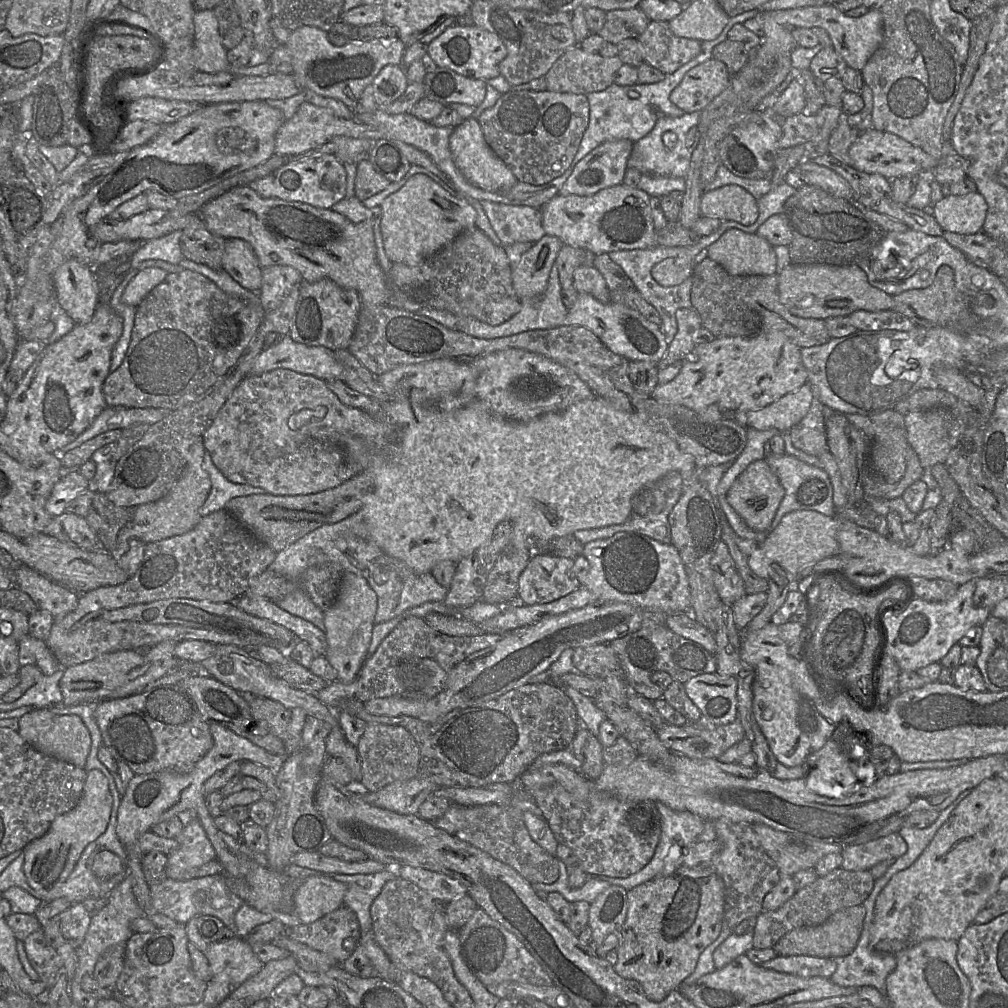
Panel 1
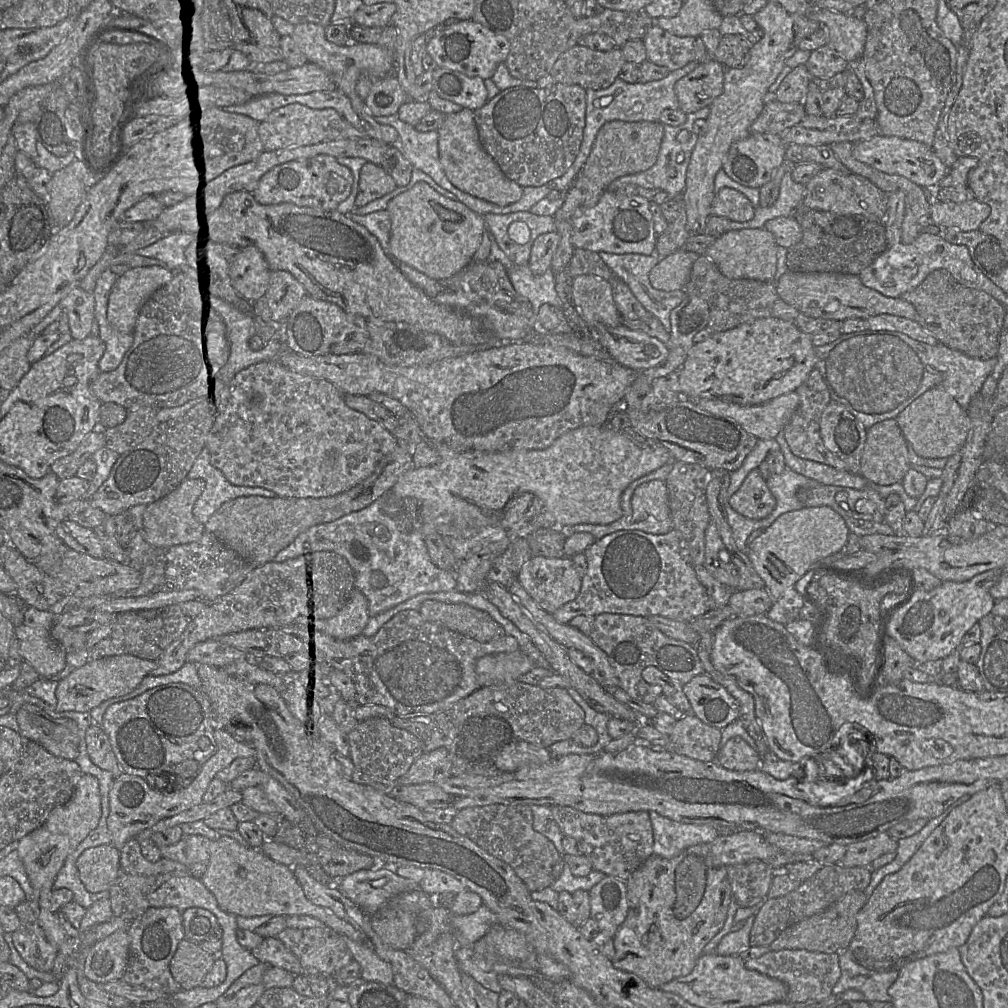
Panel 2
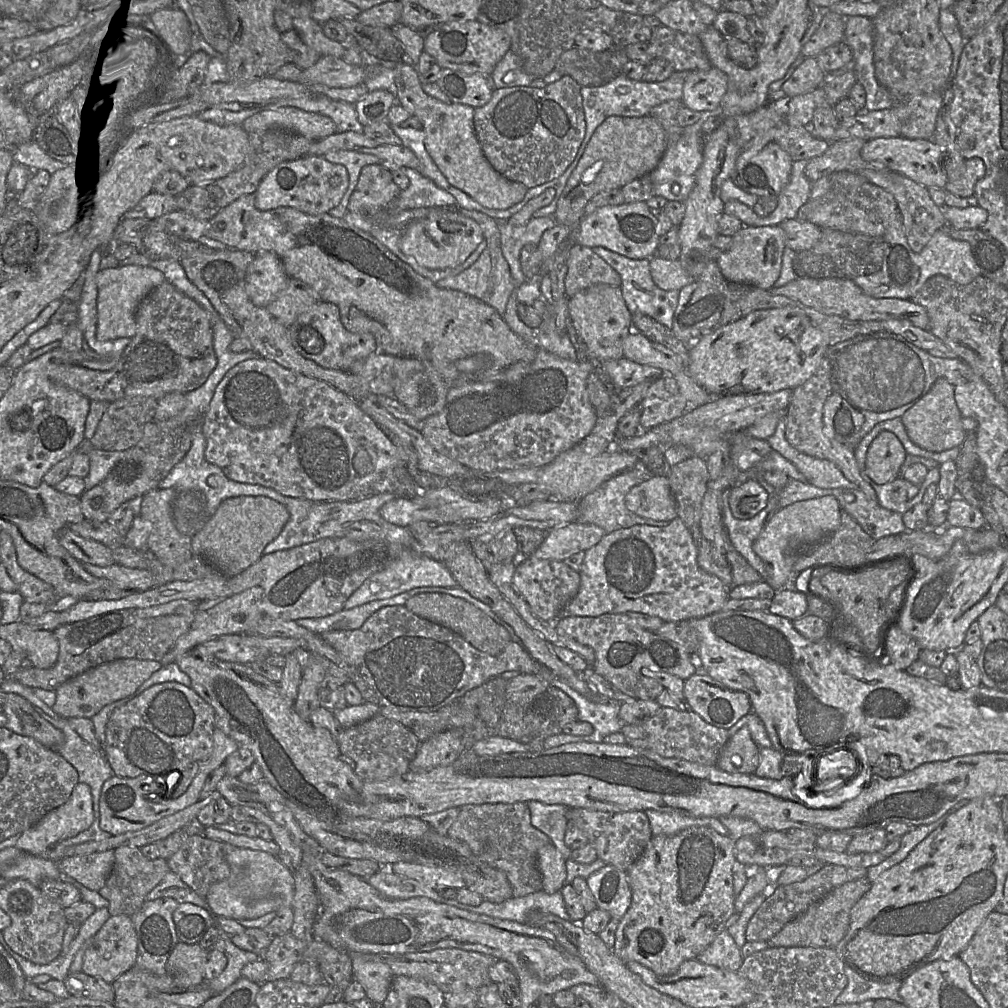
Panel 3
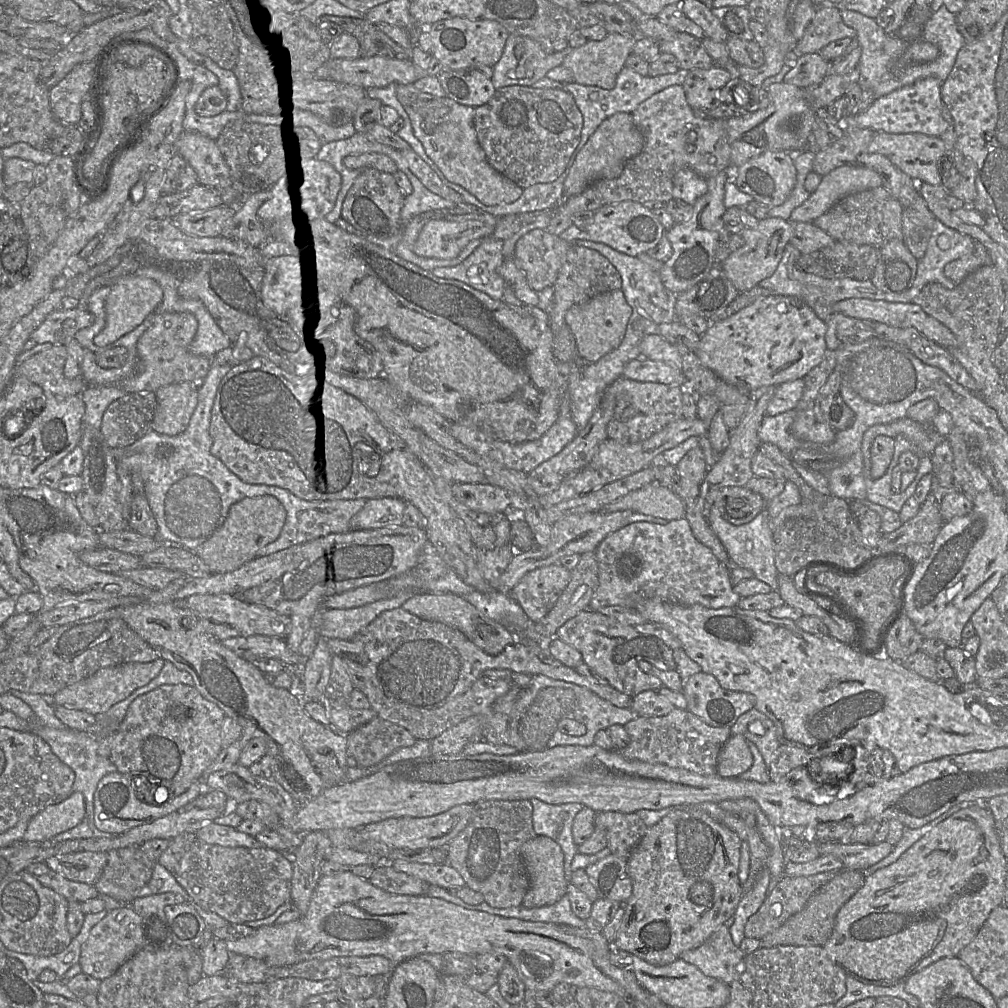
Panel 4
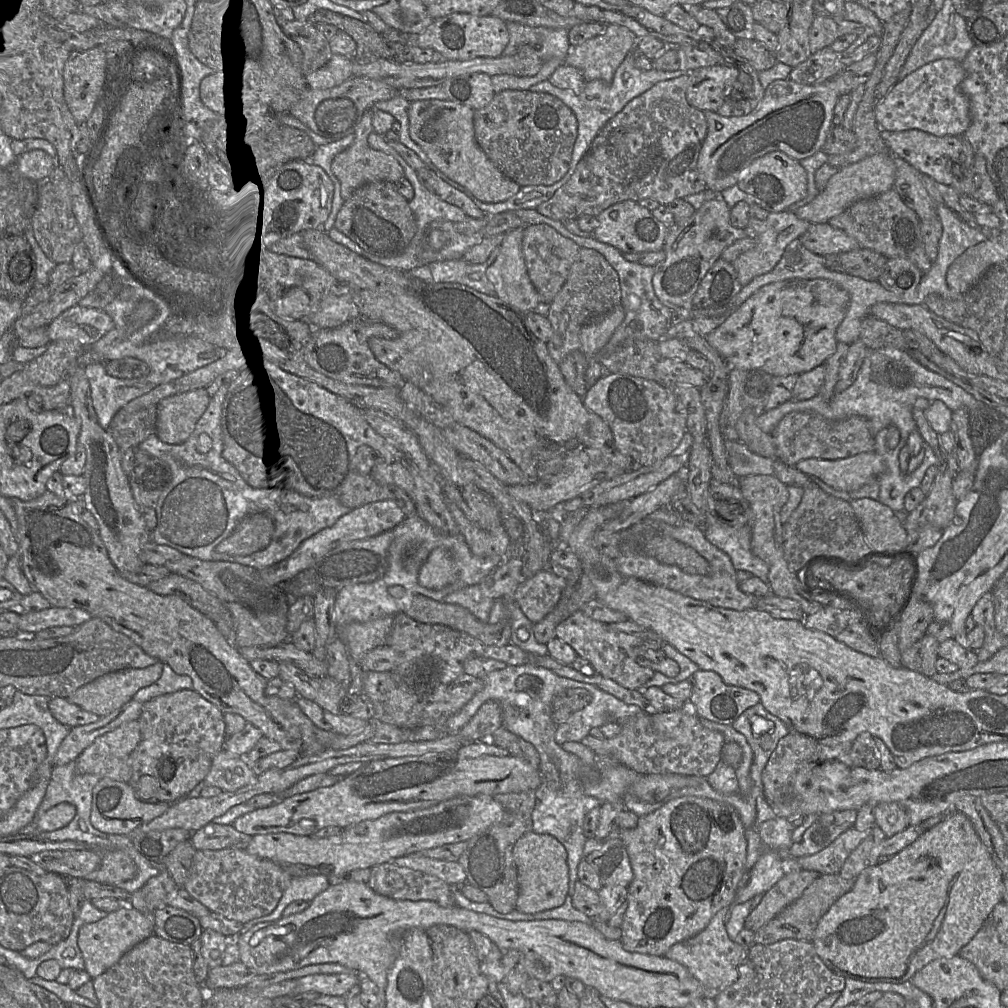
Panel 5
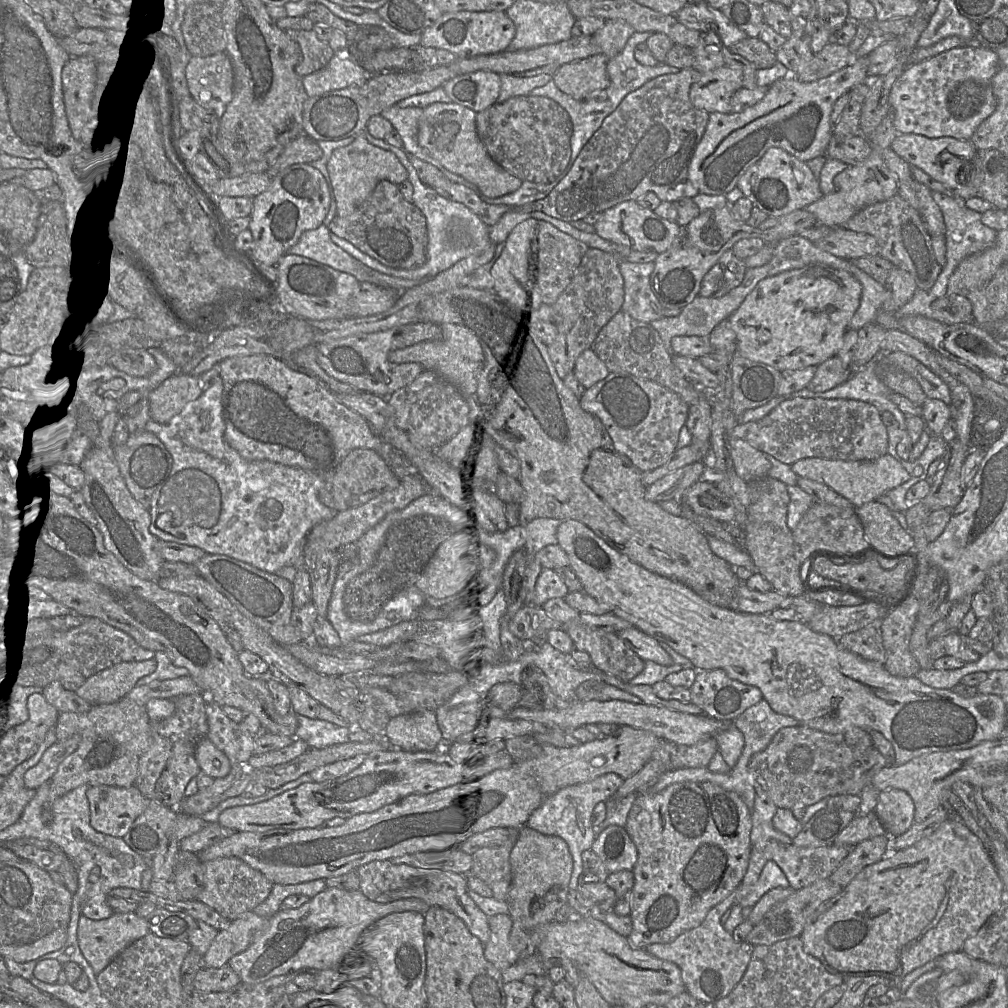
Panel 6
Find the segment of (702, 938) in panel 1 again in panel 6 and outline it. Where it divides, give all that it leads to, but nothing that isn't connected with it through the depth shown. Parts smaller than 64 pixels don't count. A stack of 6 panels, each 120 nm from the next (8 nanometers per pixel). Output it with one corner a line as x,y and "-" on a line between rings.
686,781
672,784
658,793
651,793
648,791
637,793
629,811
626,825
624,826
637,848
637,861
632,869
634,875
634,885
631,890
630,903
632,932
626,937
628,938
631,947
645,948
650,944
672,942
683,932
698,927
715,905
735,891
748,868
751,853
751,827
751,810
747,807
741,797
737,793
728,791
711,782

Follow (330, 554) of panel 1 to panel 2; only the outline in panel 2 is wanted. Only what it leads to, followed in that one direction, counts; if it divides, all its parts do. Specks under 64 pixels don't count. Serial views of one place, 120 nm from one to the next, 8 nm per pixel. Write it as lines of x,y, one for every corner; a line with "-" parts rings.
390,490
361,510
307,528
270,560
280,562
321,550
341,555
355,574
355,589
367,598
370,617
420,594
456,590
454,572
442,570
432,562
416,525
413,505
417,505
414,498
400,498

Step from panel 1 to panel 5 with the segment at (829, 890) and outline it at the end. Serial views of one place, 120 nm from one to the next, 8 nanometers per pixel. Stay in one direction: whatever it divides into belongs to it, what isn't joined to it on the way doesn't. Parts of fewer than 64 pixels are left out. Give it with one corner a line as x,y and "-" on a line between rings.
800,870
786,873
766,893
758,906
745,920
744,928
756,932
786,906
798,899
805,889
821,874
817,871

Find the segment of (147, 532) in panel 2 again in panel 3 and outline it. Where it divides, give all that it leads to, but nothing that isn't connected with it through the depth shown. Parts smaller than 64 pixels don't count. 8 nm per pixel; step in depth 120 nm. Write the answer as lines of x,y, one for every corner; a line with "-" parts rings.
156,488
142,496
140,515
151,524
151,532
147,542
150,554
165,564
178,564
192,556
191,538
180,533
171,516
171,505
176,491
172,488

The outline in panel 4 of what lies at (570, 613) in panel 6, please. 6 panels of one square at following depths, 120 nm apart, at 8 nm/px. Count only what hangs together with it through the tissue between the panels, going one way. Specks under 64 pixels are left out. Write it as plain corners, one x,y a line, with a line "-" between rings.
591,609
581,611
557,630
556,637
580,651
585,664
599,676
605,678
613,688
630,697
643,691
658,691
663,686
657,676
645,673
640,669
639,661
645,660
662,671
676,670
677,668
673,650
660,638
644,635
638,632
634,626
623,624
599,611

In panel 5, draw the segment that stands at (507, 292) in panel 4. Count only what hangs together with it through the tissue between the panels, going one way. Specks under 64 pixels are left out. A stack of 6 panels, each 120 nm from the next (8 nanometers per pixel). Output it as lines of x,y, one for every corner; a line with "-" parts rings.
496,247
488,259
482,264
472,264
465,260
447,260
429,264
436,283
459,283
486,295
495,296
493,284
489,281
486,271
500,254

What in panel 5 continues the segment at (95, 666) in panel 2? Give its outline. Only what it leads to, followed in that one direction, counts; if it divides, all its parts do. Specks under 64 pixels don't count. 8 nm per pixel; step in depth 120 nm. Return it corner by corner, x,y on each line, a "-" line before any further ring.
163,663
146,668
126,668
102,675
78,688
67,699
85,711
99,717
110,714
130,701
138,690
156,682

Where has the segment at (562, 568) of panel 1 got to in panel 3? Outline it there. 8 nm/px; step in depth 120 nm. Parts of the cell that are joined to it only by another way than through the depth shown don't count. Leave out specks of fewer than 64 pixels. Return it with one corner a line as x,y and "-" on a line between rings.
533,556
520,557
516,563
513,584
529,604
535,616
542,620
556,621
564,615
567,604
580,588
580,573
564,561
537,559

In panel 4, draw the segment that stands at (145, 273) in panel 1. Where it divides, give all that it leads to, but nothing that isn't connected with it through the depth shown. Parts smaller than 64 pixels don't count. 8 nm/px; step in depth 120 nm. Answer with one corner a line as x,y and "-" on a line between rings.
131,274
116,280
110,286
110,292
105,301
105,326
94,337
94,344
99,347
107,346
140,326
149,315
154,313
162,298
163,290
152,278

